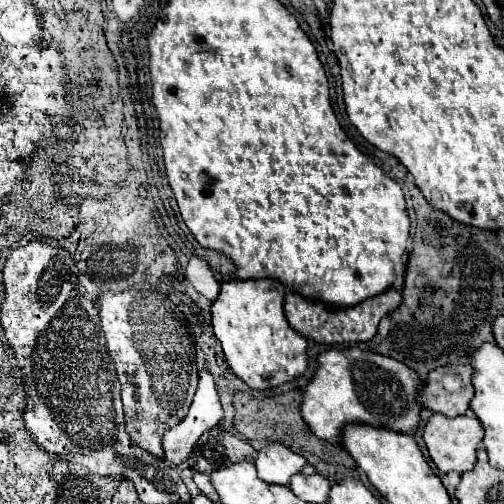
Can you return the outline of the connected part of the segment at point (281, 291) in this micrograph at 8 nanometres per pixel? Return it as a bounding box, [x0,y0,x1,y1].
[212,279,308,391]

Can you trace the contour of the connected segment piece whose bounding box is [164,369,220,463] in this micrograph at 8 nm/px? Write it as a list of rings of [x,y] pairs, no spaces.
[[[202,369],[188,415],[182,423],[164,435],[164,453],[170,463],[184,463],[202,433],[214,429],[220,421],[220,397],[208,369]]]

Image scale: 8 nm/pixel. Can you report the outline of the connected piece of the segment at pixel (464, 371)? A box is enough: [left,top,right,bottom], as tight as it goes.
[422,365,474,417]

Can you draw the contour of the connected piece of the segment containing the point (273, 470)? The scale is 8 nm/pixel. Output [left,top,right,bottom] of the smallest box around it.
[254,443,306,485]

